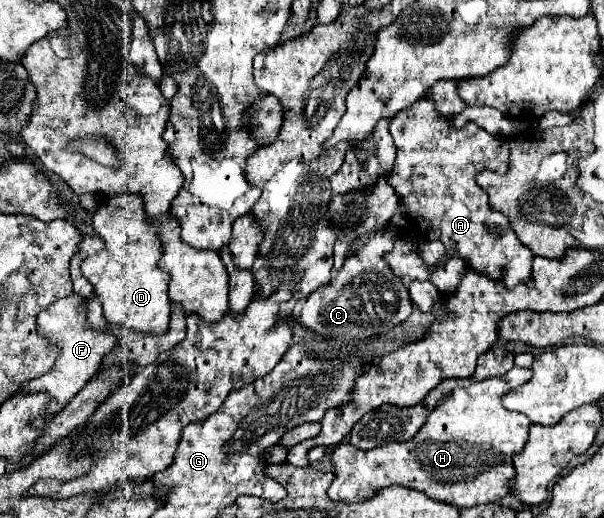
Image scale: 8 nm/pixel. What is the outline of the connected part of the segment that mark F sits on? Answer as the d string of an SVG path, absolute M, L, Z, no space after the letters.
M71 293L69 297L63 297L55 303L51 303L45 311L39 313L37 319L37 329L43 337L51 339L53 343L57 343L57 347L61 349L55 365L41 377L25 383L21 387L21 391L25 393L37 393L41 389L45 389L51 395L51 403L47 407L47 415L55 415L59 413L71 397L77 395L77 391L99 371L103 359L119 347L119 337L111 335L111 333L103 333L103 331L93 331L87 323L87 301L89 299L81 299L77 293Z

